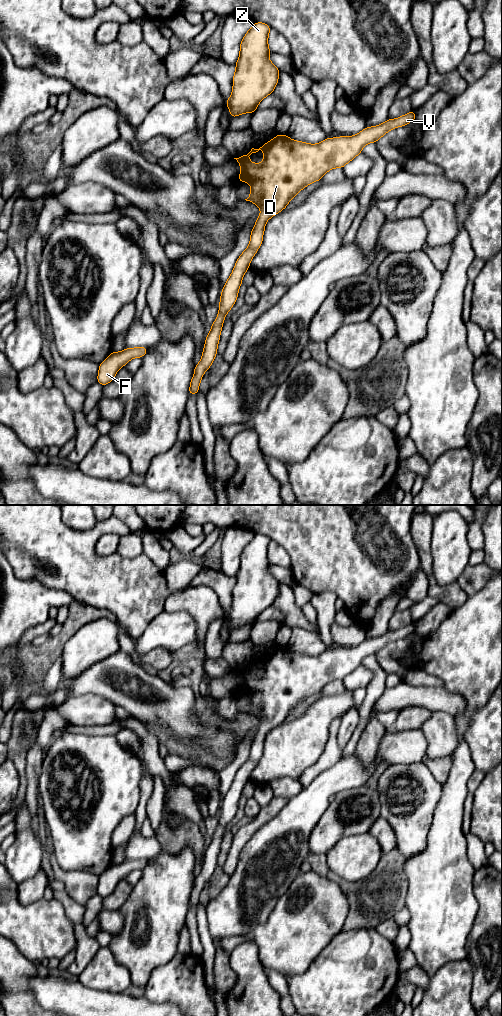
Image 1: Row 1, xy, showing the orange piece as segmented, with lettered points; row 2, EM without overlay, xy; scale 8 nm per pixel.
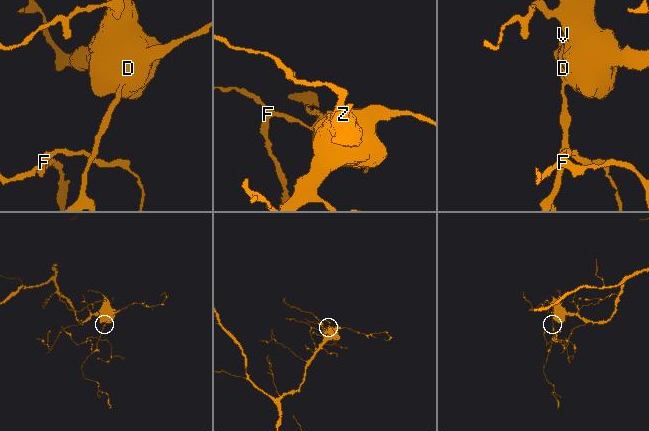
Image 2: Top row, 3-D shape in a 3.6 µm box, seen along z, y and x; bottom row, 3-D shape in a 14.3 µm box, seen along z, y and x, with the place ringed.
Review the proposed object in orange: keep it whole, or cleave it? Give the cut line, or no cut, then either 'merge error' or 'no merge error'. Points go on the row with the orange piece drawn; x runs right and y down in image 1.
cut none; no merge error

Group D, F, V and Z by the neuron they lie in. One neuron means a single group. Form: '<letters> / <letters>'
D F V Z

